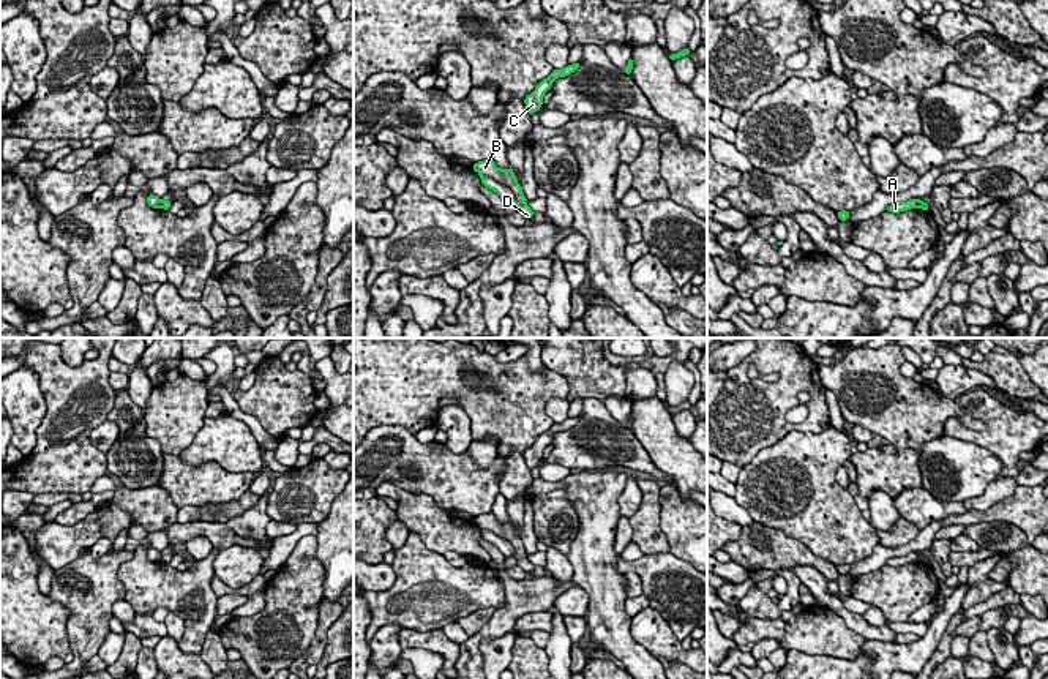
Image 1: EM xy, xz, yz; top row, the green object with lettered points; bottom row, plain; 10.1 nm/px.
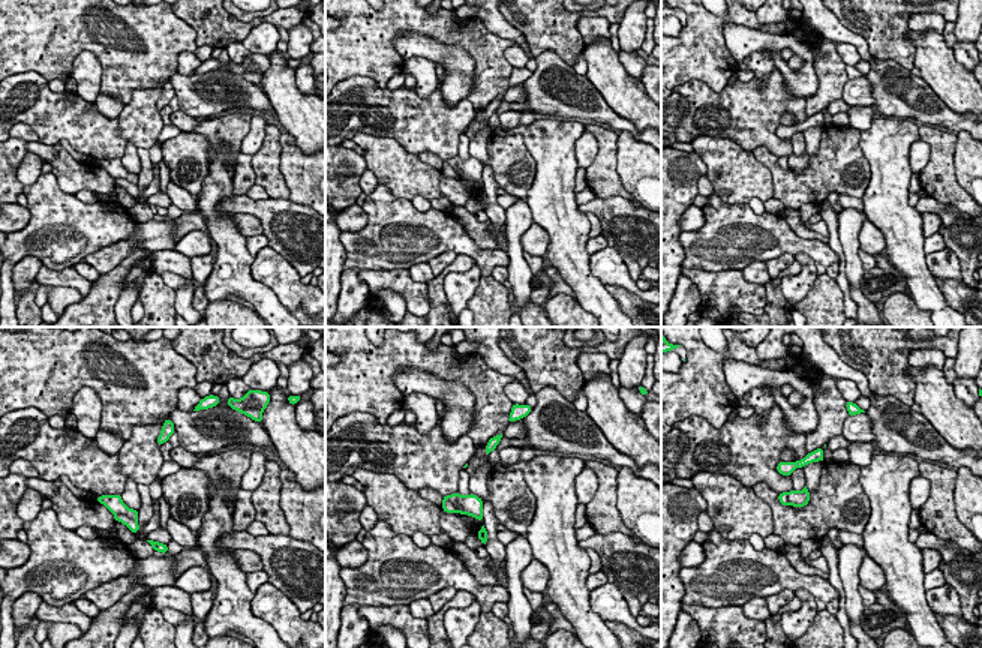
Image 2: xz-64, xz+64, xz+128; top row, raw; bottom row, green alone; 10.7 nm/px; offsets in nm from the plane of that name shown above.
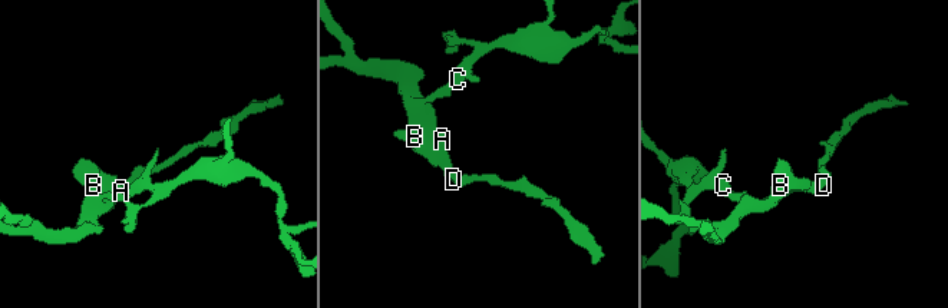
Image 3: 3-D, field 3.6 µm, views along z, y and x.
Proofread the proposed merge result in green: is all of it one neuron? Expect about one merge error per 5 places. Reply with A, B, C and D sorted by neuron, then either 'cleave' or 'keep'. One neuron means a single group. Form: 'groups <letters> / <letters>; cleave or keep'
groups A B D / C; cleave

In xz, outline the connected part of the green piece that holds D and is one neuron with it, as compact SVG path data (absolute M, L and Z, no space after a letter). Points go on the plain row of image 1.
M485 513L485 515L477 515L472 518L472 523L475 526L486 531L494 532L503 540L508 540L515 546L515 557L516 557L516 565L519 565L526 573L530 573L533 570L533 564L527 559L526 548L522 546L521 537L516 535L516 527L511 523L499 523L494 516L494 513Z

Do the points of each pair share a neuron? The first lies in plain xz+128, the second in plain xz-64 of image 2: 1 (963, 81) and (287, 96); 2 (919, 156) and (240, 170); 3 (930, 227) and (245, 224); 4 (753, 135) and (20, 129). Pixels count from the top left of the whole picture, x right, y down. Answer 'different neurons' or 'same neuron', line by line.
1: same neuron
2: different neurons
3: same neuron
4: different neurons

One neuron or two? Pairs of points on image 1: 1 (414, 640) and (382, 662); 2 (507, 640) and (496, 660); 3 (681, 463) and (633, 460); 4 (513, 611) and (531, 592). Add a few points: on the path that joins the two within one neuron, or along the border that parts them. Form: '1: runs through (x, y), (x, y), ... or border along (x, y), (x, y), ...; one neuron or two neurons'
1: border along (401, 629), (398, 643), (403, 648); two neurons
2: runs through (504, 645), (504, 651), (499, 656); one neuron
3: border along (632, 430), (649, 458), (673, 483); two neurons
4: runs through (516, 607), (526, 597); one neuron

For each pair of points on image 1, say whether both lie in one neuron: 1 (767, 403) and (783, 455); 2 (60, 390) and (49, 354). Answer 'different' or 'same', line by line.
1: different
2: same

